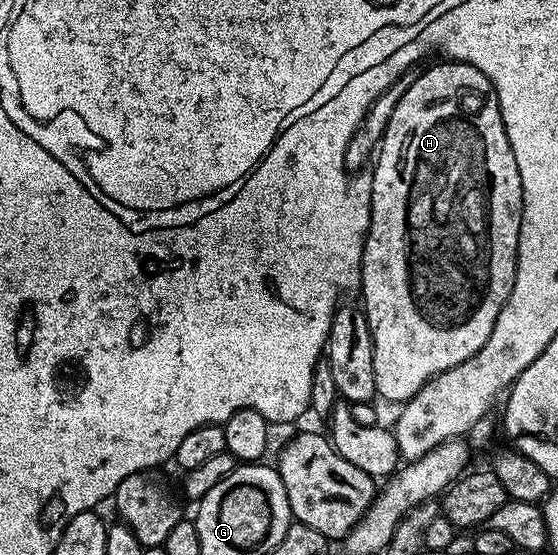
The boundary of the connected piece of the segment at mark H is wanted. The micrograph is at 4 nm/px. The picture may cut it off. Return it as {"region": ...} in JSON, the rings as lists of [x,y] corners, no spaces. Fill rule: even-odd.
{"region":[[[447,60],[446,65],[434,65],[421,70],[415,82],[404,92],[403,98],[388,119],[381,144],[376,150],[373,162],[374,173],[370,177],[370,230],[366,233],[366,246],[362,256],[361,308],[364,310],[374,344],[373,366],[375,368],[376,393],[386,401],[405,403],[420,391],[426,383],[442,372],[456,368],[471,359],[488,343],[492,327],[508,299],[514,286],[514,272],[518,266],[518,236],[522,226],[522,184],[508,135],[504,131],[502,112],[498,106],[498,96],[492,83],[476,67],[465,65],[463,61]]]}

